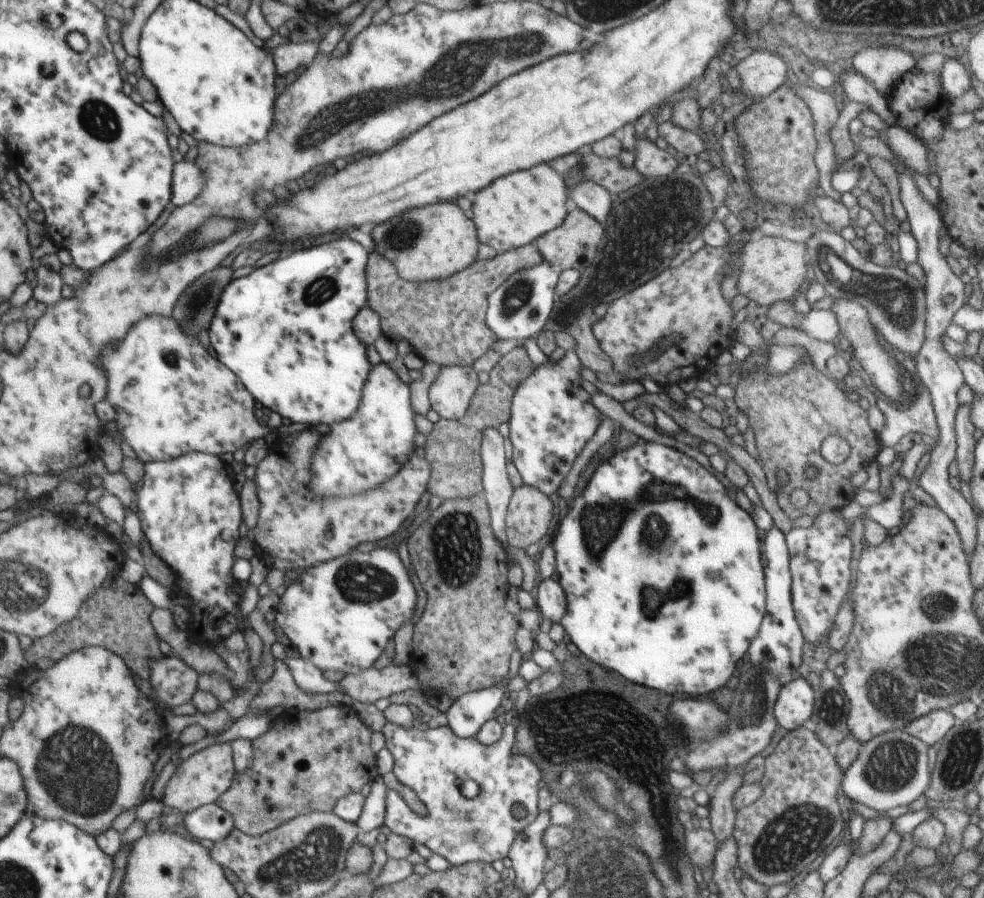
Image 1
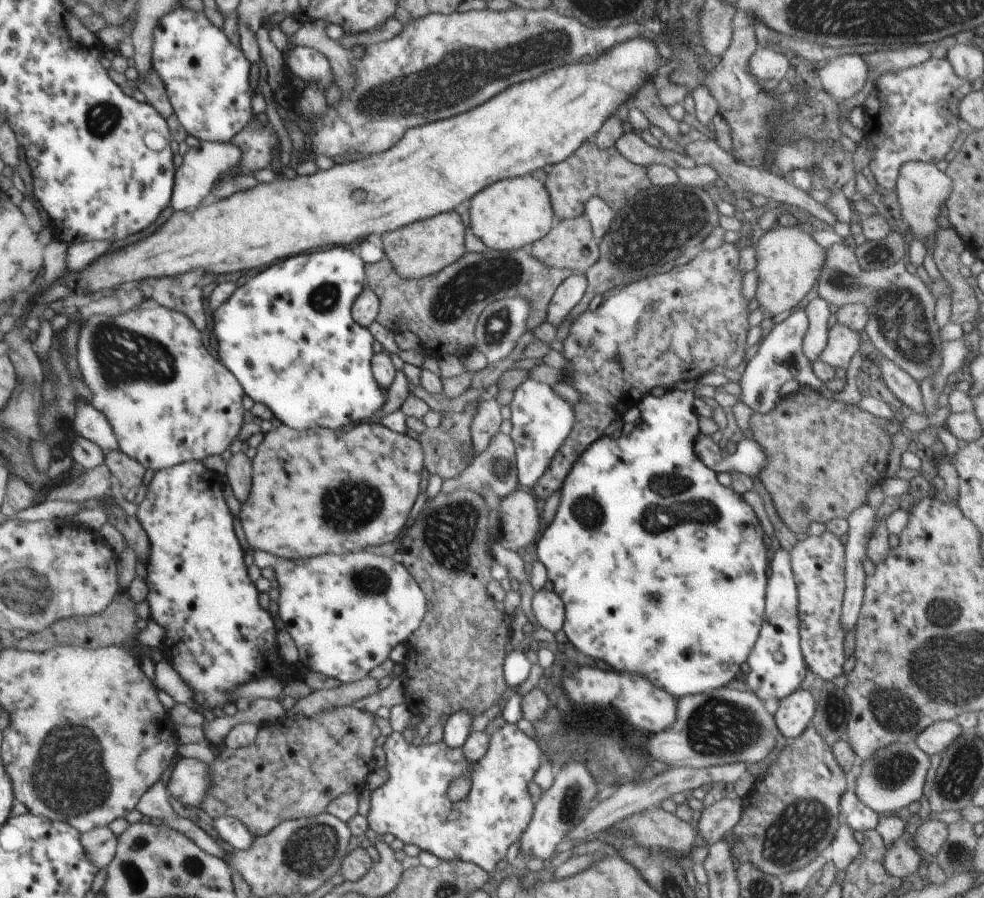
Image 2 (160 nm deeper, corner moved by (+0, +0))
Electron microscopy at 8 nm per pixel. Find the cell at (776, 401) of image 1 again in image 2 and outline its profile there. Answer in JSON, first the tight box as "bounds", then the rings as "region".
{"bounds":[749,386,892,533],"region":[[[800,386],[798,391],[781,397],[776,406],[774,406],[768,414],[754,412],[754,414],[750,416],[749,428],[752,430],[754,442],[758,442],[758,446],[760,446],[766,454],[766,464],[764,464],[764,468],[760,470],[758,478],[764,487],[766,487],[768,494],[772,497],[776,512],[793,533],[808,532],[809,524],[813,521],[826,525],[834,518],[850,518],[850,514],[852,514],[852,512],[850,512],[850,502],[854,500],[854,502],[866,503],[868,489],[874,487],[876,484],[881,485],[881,483],[887,479],[886,466],[888,466],[888,456],[890,456],[890,452],[892,452],[892,442],[891,436],[886,434],[886,430],[884,430],[883,425],[885,421],[886,420],[879,419],[868,412],[864,412],[858,408],[857,405],[845,404],[844,402],[838,402],[838,400],[829,400],[819,392],[816,392],[816,390],[808,388],[808,386]]]}

